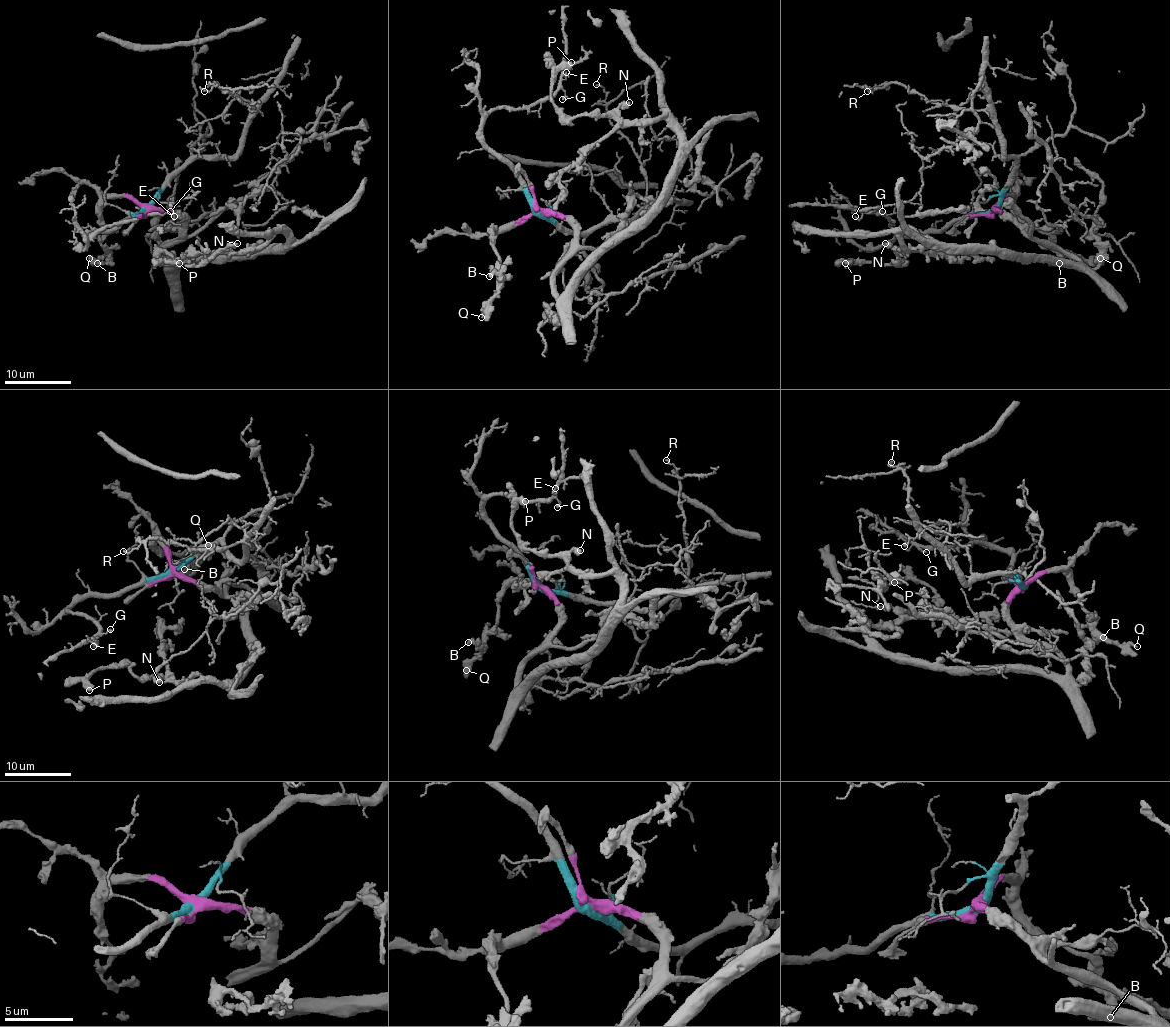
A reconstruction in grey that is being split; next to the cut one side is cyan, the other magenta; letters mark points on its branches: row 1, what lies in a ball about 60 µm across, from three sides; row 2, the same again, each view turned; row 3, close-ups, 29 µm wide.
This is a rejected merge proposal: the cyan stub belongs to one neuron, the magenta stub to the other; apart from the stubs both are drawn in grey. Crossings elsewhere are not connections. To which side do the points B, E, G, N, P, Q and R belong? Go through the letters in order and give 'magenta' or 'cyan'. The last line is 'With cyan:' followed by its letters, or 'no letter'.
B: magenta
E: cyan
G: cyan
N: magenta
P: magenta
Q: magenta
R: cyan
With cyan: E, G, R

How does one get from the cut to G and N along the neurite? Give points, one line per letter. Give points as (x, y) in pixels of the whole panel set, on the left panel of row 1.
G: (146, 209), (111, 229), (97, 229), (91, 234), (101, 227), (171, 210)
N: (146, 207), (182, 220), (162, 249), (169, 264), (247, 259), (287, 239), (226, 247), (237, 244)

